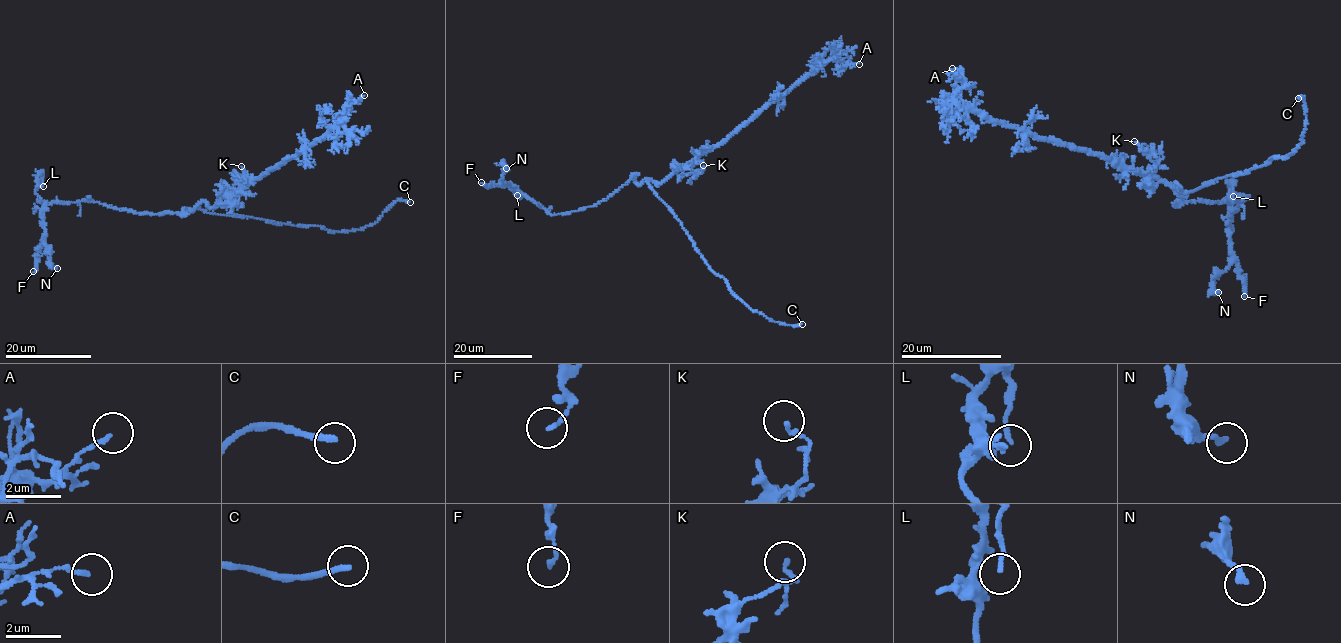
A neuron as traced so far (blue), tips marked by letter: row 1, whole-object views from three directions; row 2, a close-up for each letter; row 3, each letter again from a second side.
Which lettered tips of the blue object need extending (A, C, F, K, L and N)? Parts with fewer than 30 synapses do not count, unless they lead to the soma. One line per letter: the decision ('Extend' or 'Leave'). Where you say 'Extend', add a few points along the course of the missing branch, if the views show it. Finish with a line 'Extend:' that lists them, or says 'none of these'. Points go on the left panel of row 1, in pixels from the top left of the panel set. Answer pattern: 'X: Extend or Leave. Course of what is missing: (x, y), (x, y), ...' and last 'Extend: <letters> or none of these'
A: Leave
C: Extend
F: Leave
K: Leave
L: Leave
N: Leave
Extend: C

